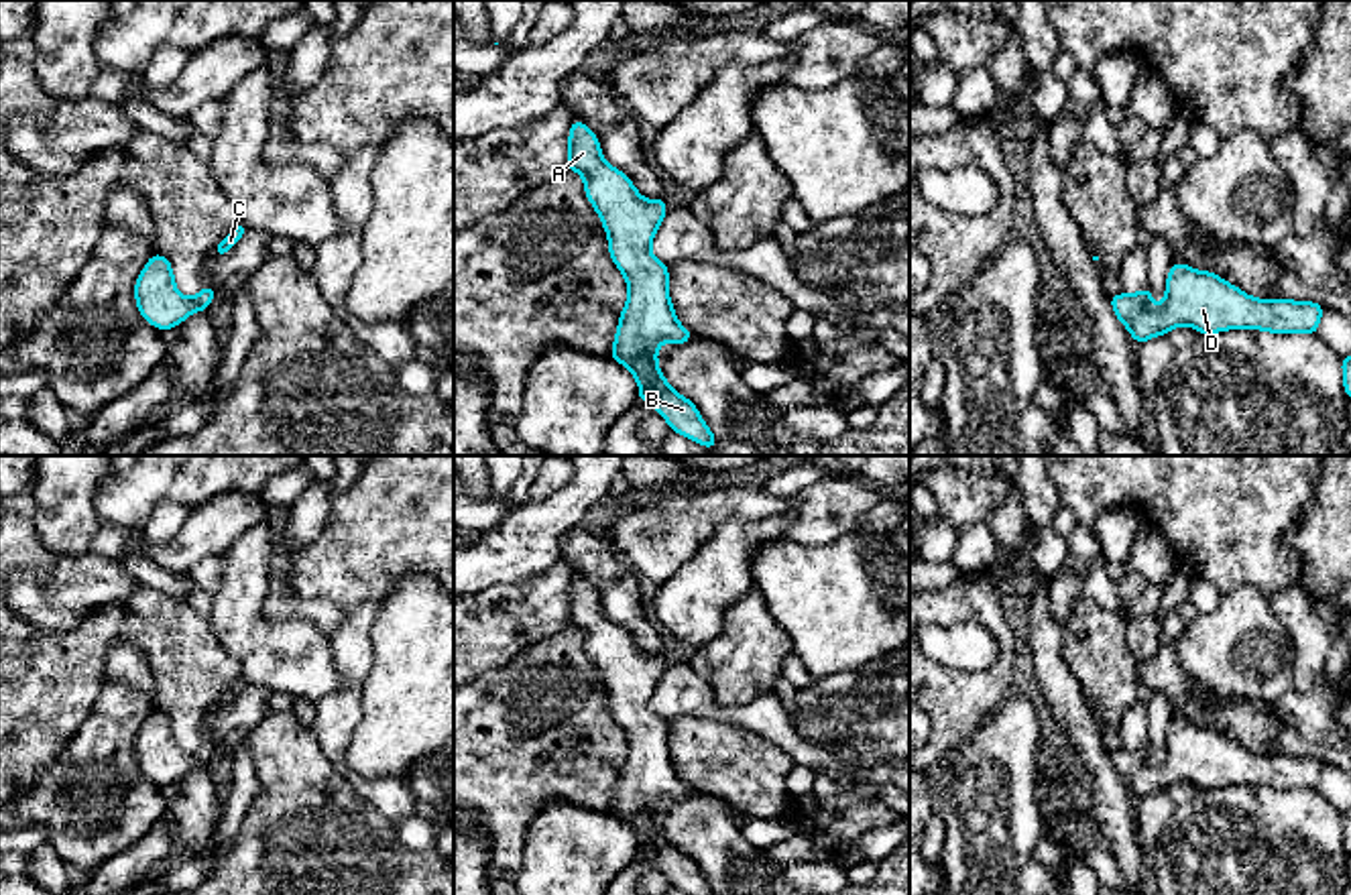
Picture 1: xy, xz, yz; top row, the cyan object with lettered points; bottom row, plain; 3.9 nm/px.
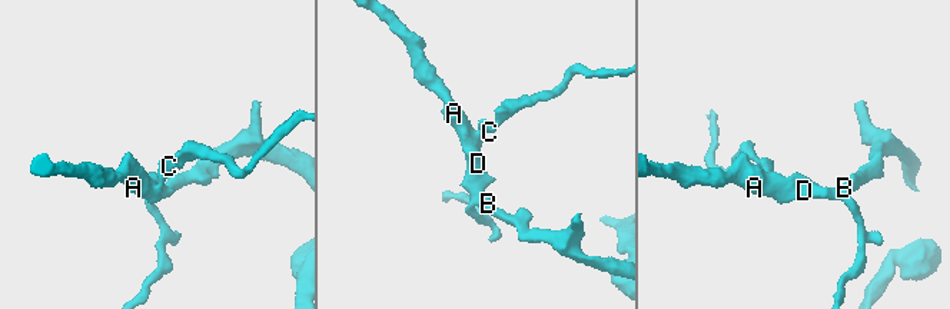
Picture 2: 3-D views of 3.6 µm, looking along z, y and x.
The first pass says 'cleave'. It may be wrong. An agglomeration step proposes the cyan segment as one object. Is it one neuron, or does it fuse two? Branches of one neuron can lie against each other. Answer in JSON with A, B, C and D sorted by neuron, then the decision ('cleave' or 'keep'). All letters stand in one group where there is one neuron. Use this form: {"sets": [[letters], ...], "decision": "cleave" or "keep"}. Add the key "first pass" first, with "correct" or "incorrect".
{"first pass": "incorrect", "sets": [["A", "B", "C", "D"]], "decision": "keep"}

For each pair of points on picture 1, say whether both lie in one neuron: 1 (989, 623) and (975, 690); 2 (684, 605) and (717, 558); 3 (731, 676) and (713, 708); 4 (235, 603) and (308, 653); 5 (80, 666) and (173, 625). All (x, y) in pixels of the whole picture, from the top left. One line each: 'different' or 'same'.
1: same
2: same
3: different
4: same
5: same

